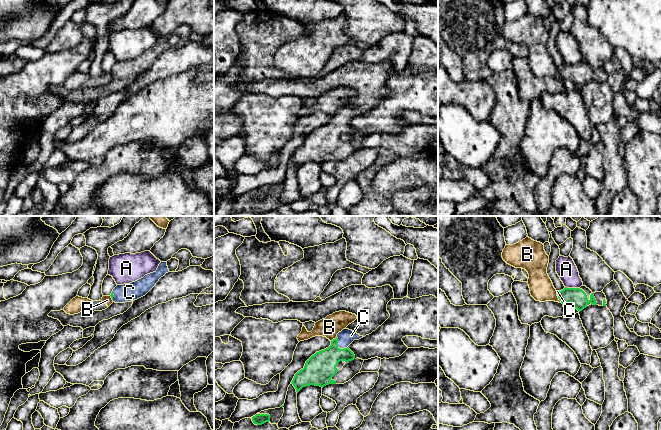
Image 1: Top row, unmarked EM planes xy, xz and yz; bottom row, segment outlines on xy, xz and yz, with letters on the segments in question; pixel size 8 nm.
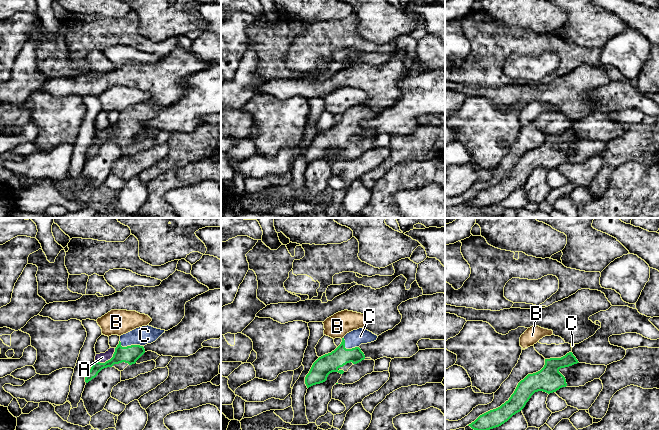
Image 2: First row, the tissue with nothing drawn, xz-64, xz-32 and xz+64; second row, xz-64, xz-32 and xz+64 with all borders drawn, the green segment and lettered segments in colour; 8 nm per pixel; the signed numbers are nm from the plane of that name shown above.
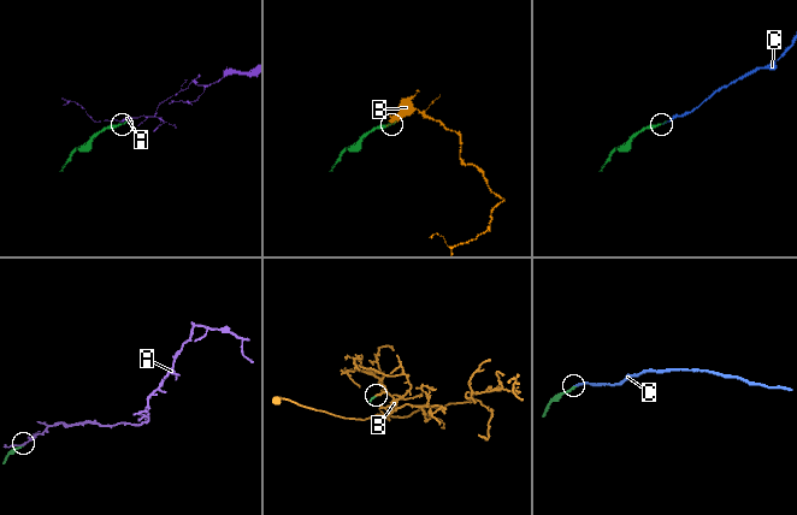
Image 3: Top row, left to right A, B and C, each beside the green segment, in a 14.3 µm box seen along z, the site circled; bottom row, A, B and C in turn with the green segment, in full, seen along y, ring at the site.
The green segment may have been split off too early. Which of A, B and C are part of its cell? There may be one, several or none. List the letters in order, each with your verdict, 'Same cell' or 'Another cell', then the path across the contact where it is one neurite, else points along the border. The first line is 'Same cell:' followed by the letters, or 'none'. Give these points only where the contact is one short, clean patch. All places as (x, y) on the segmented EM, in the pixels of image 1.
Same cell: C
A: Another cell
B: Another cell. Boundary: yz (557, 296), (561, 302)
C: Same cell. Path across: xz (319, 369), (337, 346), (345, 337)

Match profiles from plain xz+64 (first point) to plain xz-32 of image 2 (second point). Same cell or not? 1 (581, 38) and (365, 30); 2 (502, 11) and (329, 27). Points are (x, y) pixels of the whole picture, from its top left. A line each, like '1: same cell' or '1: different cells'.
1: same cell
2: different cells

